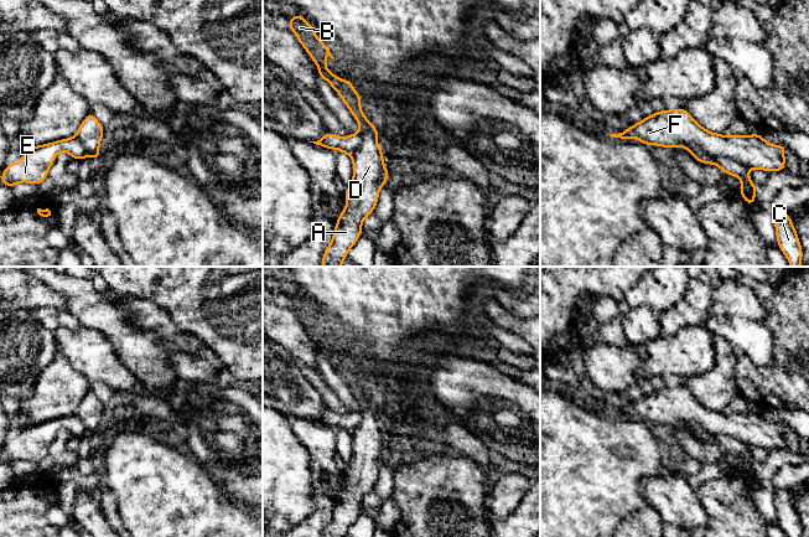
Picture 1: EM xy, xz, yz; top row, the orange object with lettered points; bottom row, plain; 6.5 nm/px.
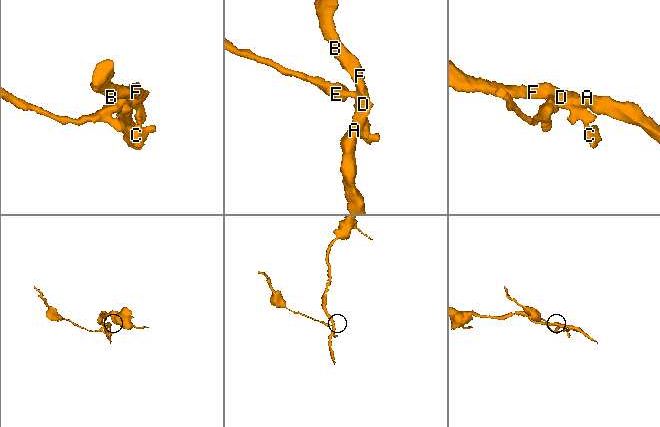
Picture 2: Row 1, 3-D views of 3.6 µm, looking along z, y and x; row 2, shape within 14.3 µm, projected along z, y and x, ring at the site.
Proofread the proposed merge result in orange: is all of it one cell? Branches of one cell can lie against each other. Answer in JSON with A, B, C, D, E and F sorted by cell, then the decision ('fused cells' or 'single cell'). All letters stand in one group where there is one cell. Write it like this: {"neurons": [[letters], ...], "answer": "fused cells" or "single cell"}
{"neurons": [["A", "B", "D", "F"], ["C", "E"]], "answer": "fused cells"}

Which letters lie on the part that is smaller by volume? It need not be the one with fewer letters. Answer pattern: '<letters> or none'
C, E

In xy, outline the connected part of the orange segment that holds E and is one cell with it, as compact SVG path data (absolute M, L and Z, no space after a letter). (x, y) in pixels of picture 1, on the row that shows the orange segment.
M77 138L61 139L50 144L36 145L22 151L22 162L14 161L4 169L0 182L10 189L19 182L28 182L38 186L47 177L56 155L63 150L78 161L87 156L82 141Z

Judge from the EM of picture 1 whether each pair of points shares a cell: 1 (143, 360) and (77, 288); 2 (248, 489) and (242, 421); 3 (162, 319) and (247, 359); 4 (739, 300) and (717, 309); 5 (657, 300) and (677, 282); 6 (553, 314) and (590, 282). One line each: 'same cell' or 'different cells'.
1: same cell
2: same cell
3: different cells
4: same cell
5: same cell
6: same cell

